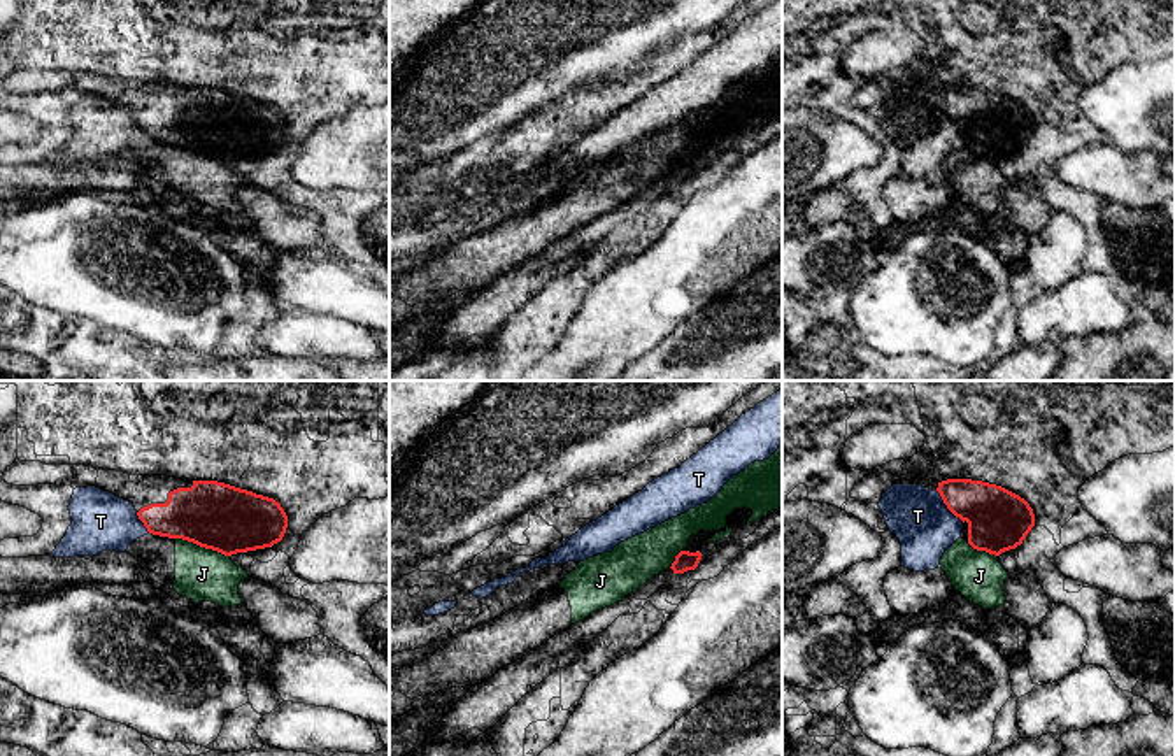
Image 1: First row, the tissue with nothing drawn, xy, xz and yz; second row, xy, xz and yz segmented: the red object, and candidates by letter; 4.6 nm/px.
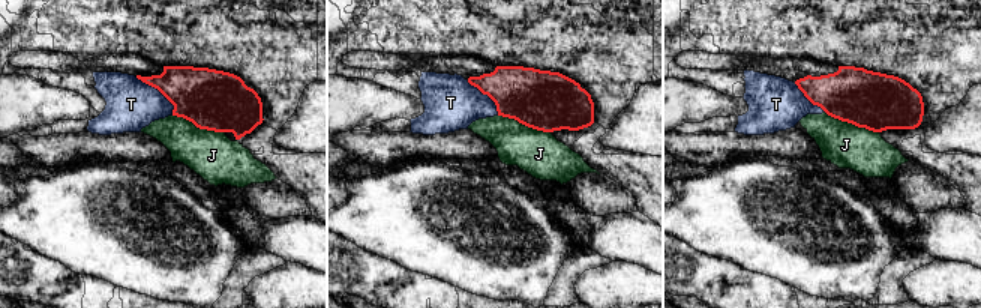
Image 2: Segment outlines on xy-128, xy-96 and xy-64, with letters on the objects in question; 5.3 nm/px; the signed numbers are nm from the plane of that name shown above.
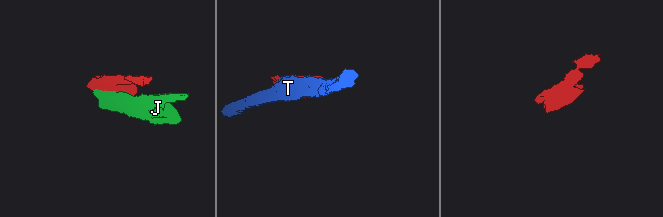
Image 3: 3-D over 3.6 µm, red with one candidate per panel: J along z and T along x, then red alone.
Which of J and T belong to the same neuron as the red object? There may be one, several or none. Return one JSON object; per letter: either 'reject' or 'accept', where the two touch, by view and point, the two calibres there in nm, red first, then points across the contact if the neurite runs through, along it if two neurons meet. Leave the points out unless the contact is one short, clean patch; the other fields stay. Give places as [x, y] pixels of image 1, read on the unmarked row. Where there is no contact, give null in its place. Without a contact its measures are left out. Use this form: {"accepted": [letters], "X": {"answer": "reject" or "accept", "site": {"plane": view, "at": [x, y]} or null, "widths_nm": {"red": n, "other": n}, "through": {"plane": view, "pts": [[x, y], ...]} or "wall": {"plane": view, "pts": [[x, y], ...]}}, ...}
{"accepted": [], "J": {"answer": "reject", "site": {"plane": "xy", "at": [202, 153]}, "widths_nm": {"red": 300, "other": 240}}, "T": {"answer": "reject", "site": {"plane": "yz", "at": [947, 114]}, "widths_nm": {"red": 280, "other": 280}}}

